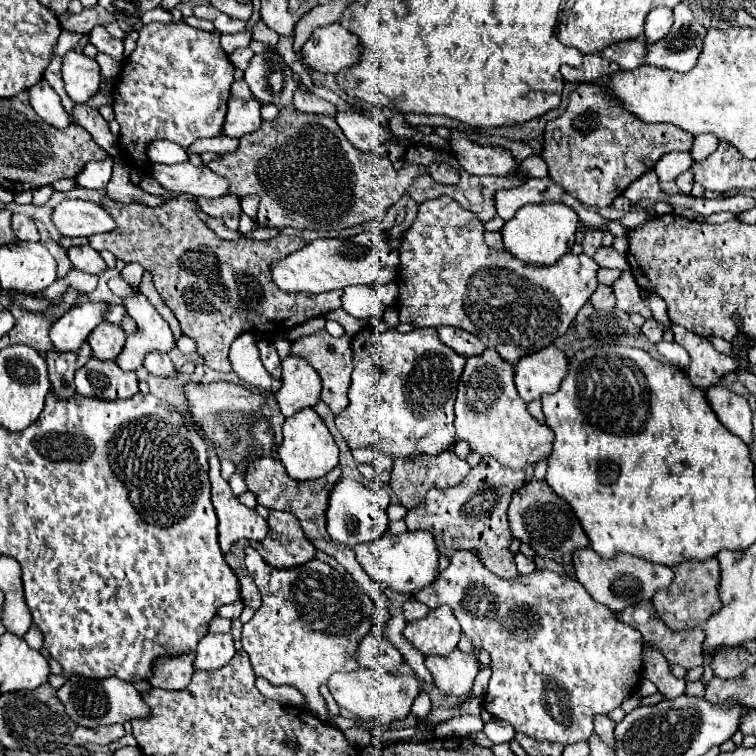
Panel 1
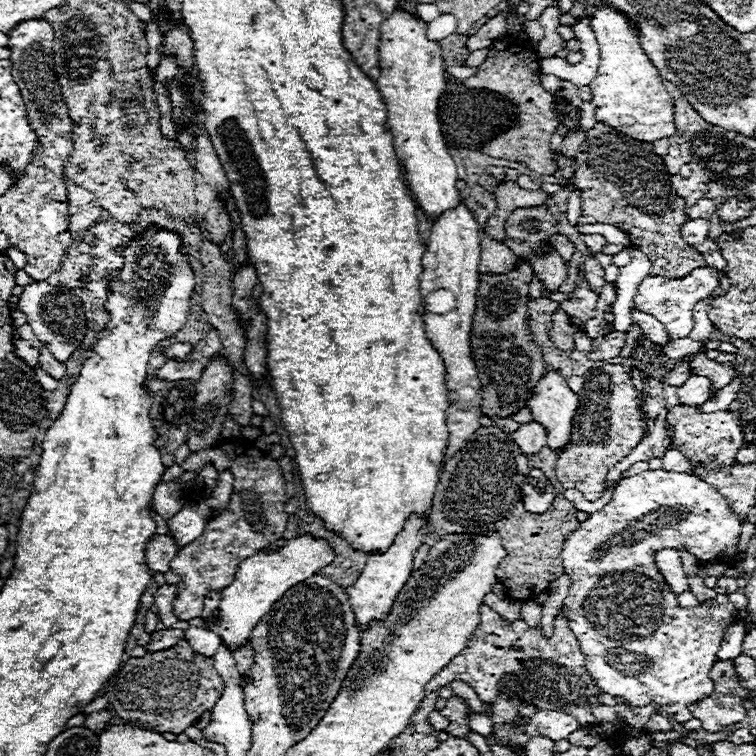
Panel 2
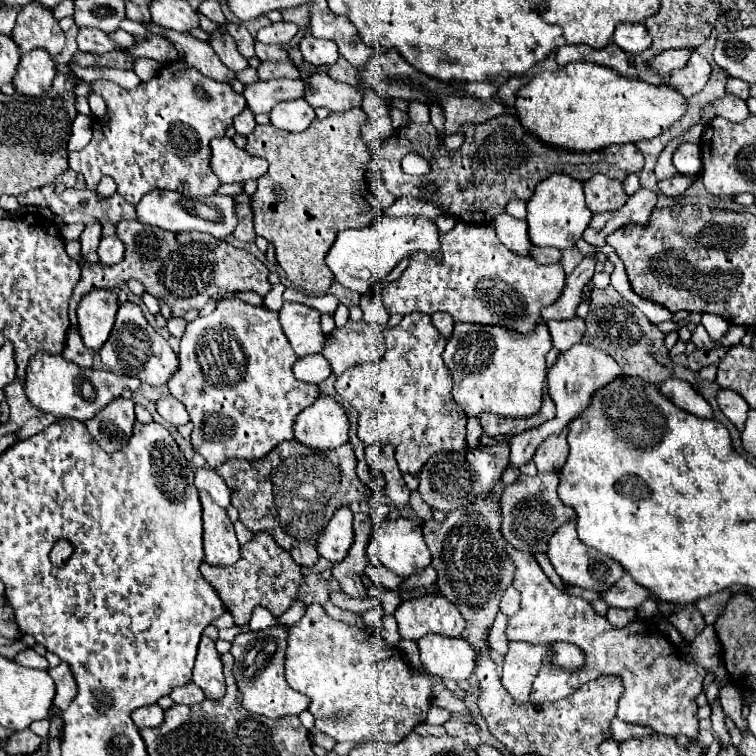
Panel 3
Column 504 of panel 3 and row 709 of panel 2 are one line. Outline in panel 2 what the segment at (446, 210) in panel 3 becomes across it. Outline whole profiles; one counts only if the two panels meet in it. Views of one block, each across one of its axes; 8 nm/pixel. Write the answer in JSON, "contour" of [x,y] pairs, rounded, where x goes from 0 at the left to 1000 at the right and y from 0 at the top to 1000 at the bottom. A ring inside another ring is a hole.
{"contour":[[[238,847],[235,852],[230,852],[228,857],[222,857],[222,860],[212,860],[212,862],[204,862],[204,865],[193,865],[193,868],[188,868],[188,870],[169,870],[167,876],[164,876],[164,881],[159,881],[159,886],[156,889],[151,889],[151,894],[138,905],[138,918],[143,921],[143,929],[148,931],[148,937],[153,939],[153,944],[164,952],[164,955],[169,955],[169,958],[180,958],[180,960],[188,960],[188,963],[201,963],[201,966],[206,966],[206,968],[230,968],[230,971],[241,971],[249,960],[254,960],[257,955],[262,955],[262,950],[265,950],[265,944],[267,942],[272,942],[272,939],[280,939],[283,937],[283,931],[286,931],[286,926],[294,921],[294,913],[296,913],[296,902],[294,902],[294,897],[288,894],[288,889],[283,886],[283,881],[280,881],[280,870],[270,870],[270,868],[265,868],[265,865],[259,865],[254,857],[251,857],[251,852],[246,849],[246,847]],[[230,873],[246,873],[246,876],[254,876],[257,881],[254,881],[254,886],[251,886],[251,881],[246,884],[246,881],[228,881],[228,876]]]}

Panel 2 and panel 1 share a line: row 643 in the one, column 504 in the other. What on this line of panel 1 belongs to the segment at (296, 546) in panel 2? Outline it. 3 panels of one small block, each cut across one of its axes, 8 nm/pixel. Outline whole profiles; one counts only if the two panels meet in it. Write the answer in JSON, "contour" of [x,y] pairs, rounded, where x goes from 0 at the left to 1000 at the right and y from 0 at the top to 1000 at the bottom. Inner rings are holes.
{"contour":[[[696,270],[664,302],[667,328],[698,349],[730,352],[759,325],[765,283],[746,270]]]}

